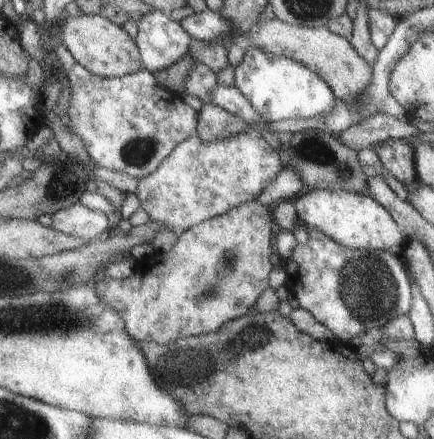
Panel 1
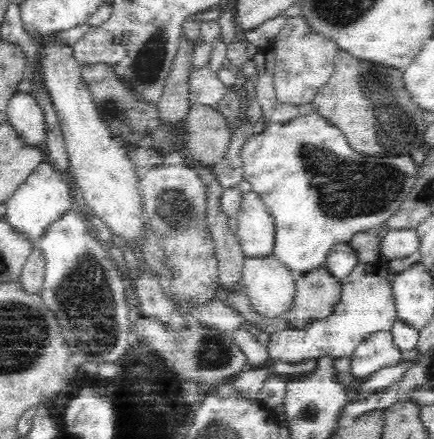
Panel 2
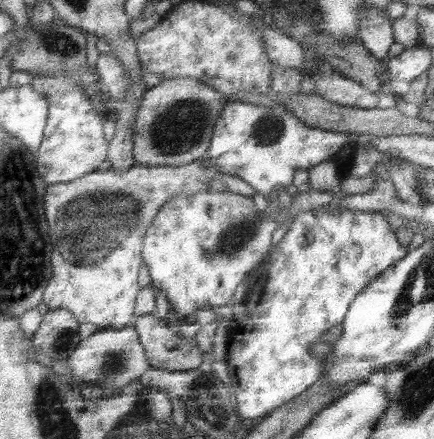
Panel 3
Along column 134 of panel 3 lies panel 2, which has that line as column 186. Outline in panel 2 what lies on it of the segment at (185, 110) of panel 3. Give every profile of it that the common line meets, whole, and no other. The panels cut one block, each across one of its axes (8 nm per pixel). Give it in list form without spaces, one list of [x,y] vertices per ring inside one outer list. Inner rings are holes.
[[[192,106],[186,122],[190,138],[188,154],[206,166],[218,166],[226,160],[232,146],[232,128],[228,120],[210,106]]]

